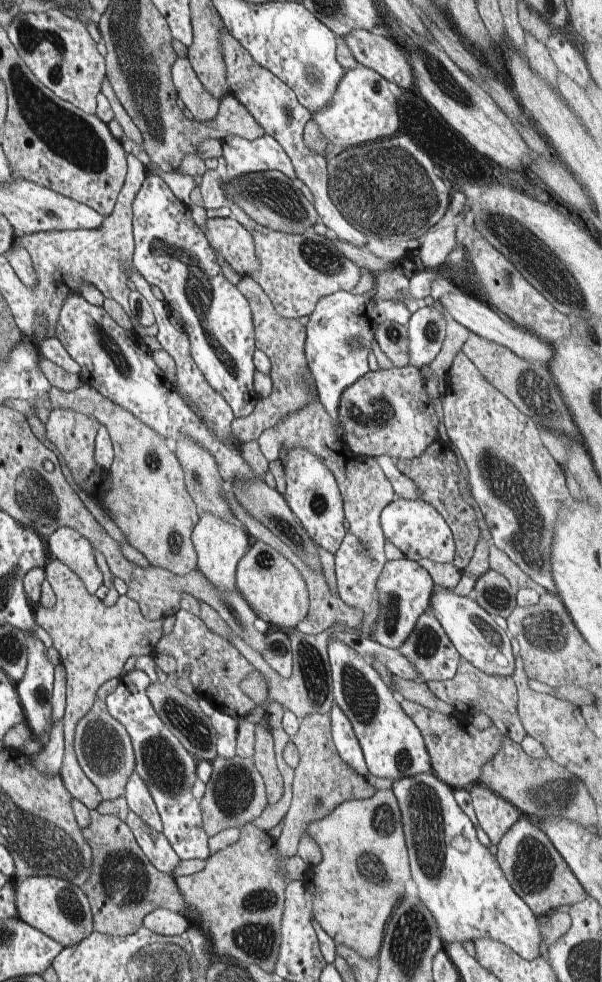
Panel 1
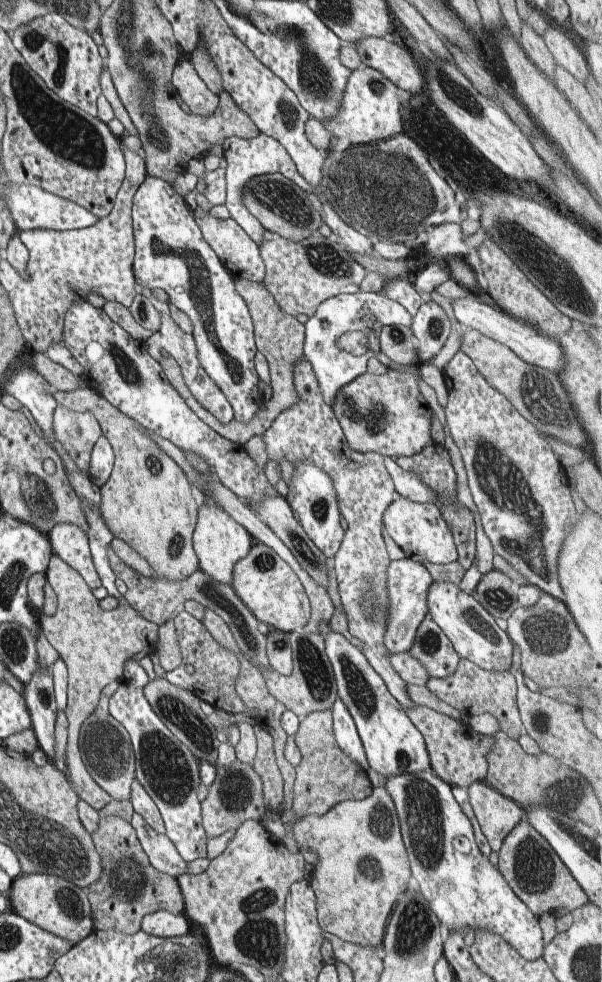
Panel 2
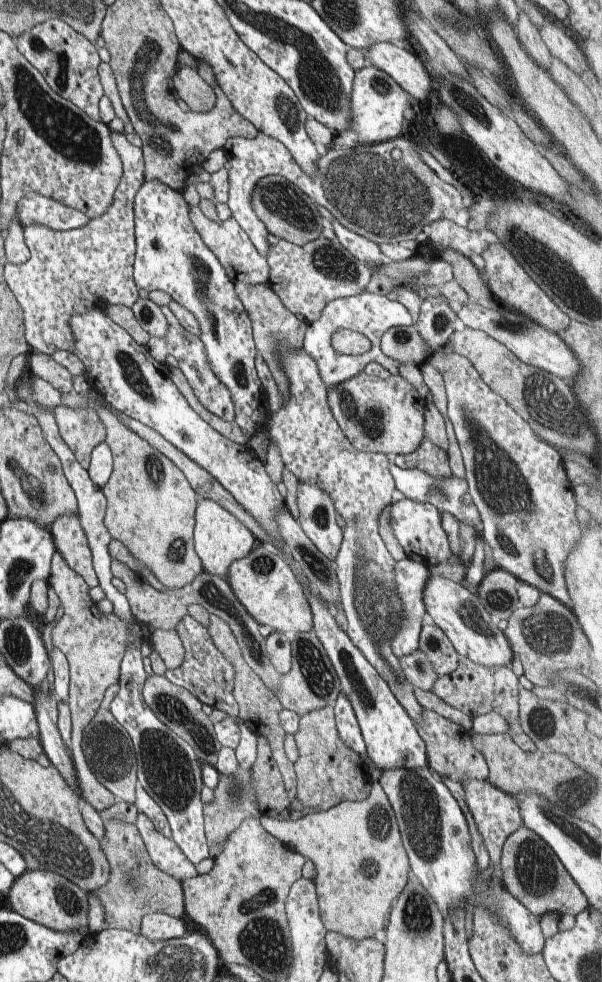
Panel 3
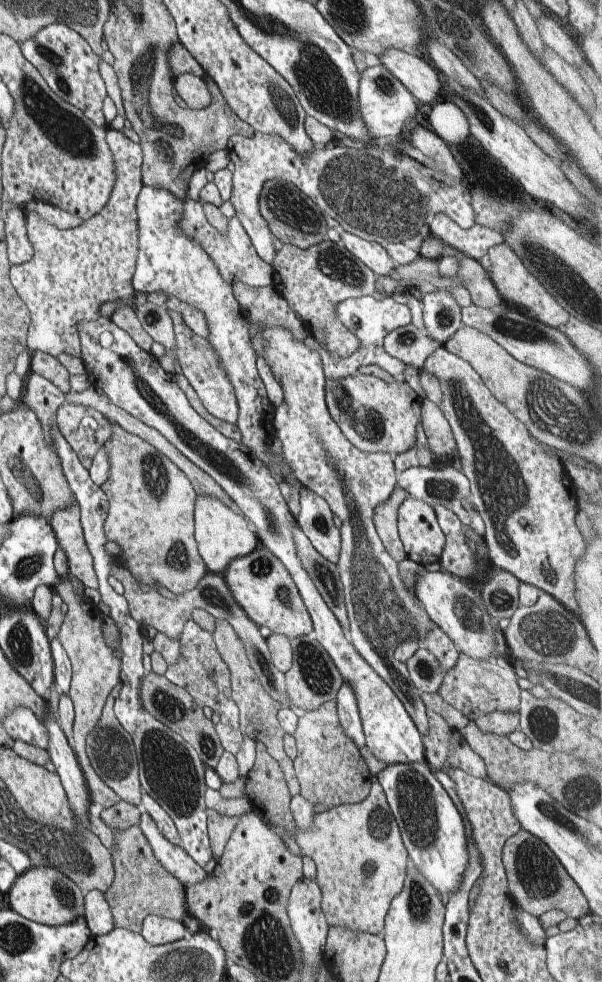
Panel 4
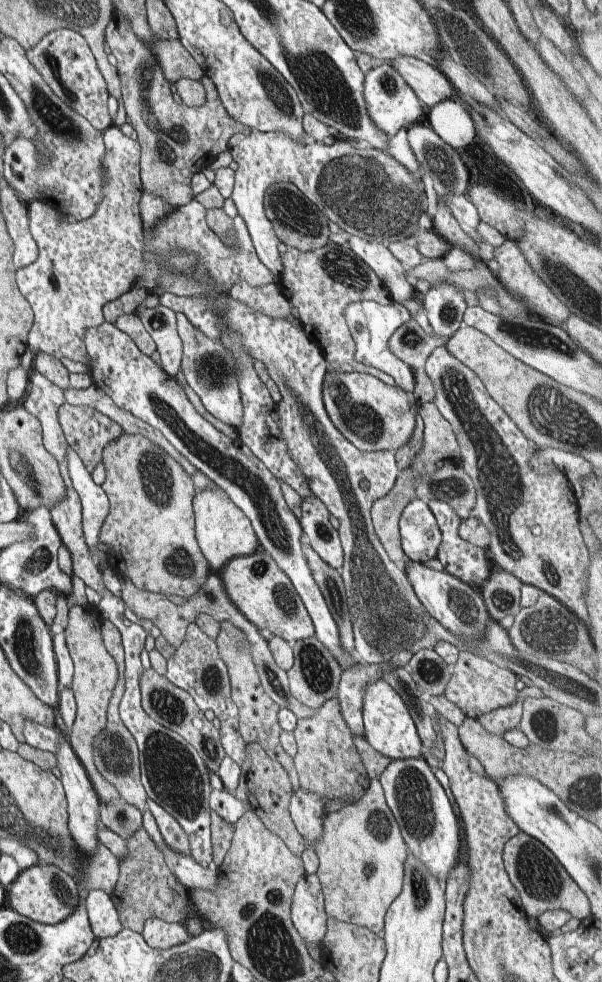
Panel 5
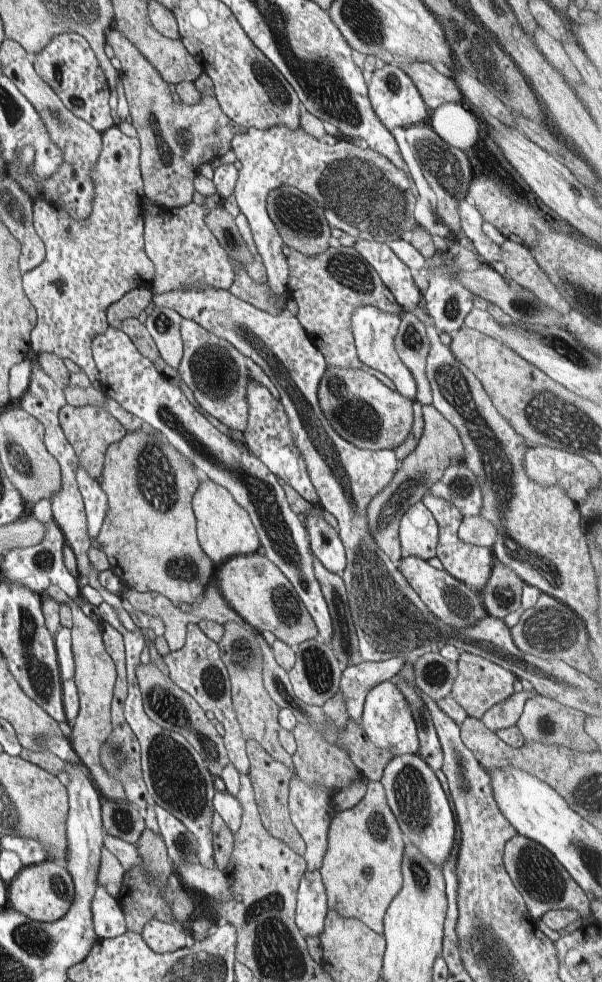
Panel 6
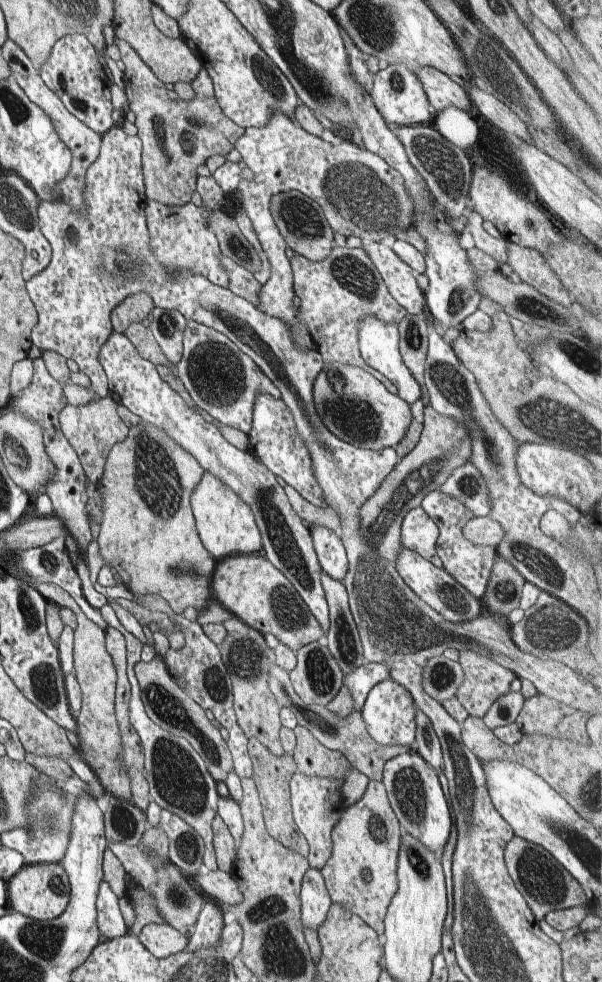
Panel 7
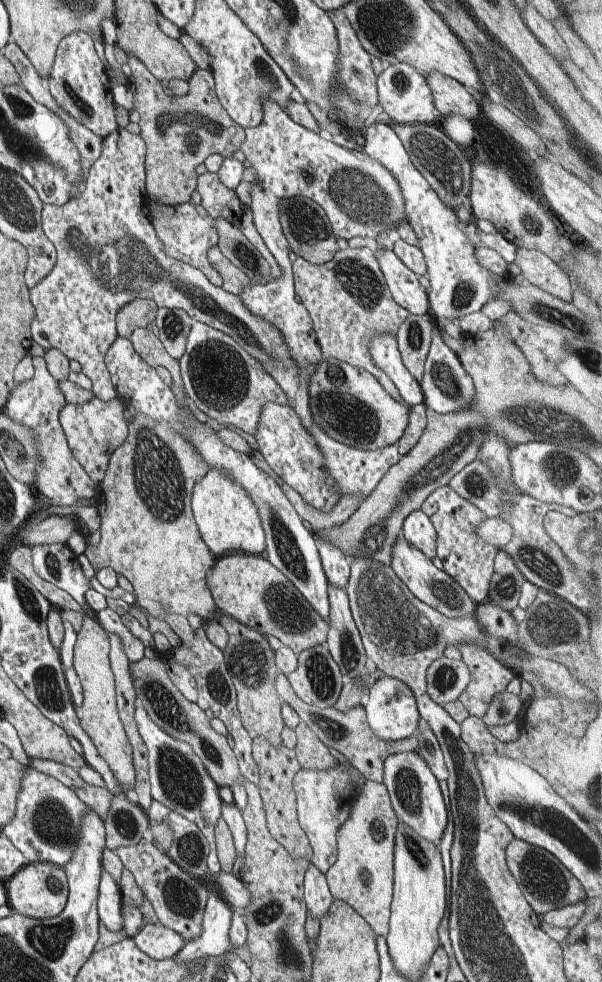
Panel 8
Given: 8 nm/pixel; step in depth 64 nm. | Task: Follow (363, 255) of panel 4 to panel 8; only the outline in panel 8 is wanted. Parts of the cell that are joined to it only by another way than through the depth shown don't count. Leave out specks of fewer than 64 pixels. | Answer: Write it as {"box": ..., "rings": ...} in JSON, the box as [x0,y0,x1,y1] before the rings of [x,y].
{"box":[375,250,430,315],"rings":[[[377,250],[375,254],[392,298],[410,315],[426,315],[430,309],[428,294],[416,274],[393,250]]]}

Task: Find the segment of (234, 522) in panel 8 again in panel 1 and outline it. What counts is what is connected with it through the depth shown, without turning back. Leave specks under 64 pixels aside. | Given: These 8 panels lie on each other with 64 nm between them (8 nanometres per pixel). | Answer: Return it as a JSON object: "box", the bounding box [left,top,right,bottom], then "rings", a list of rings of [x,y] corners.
{"box":[191,512,248,592],"rings":[[[200,512],[199,521],[191,534],[191,539],[197,552],[197,569],[218,588],[226,592],[235,592],[236,568],[238,561],[247,553],[248,532],[241,525],[228,522],[226,518],[220,518],[210,512]]]}

